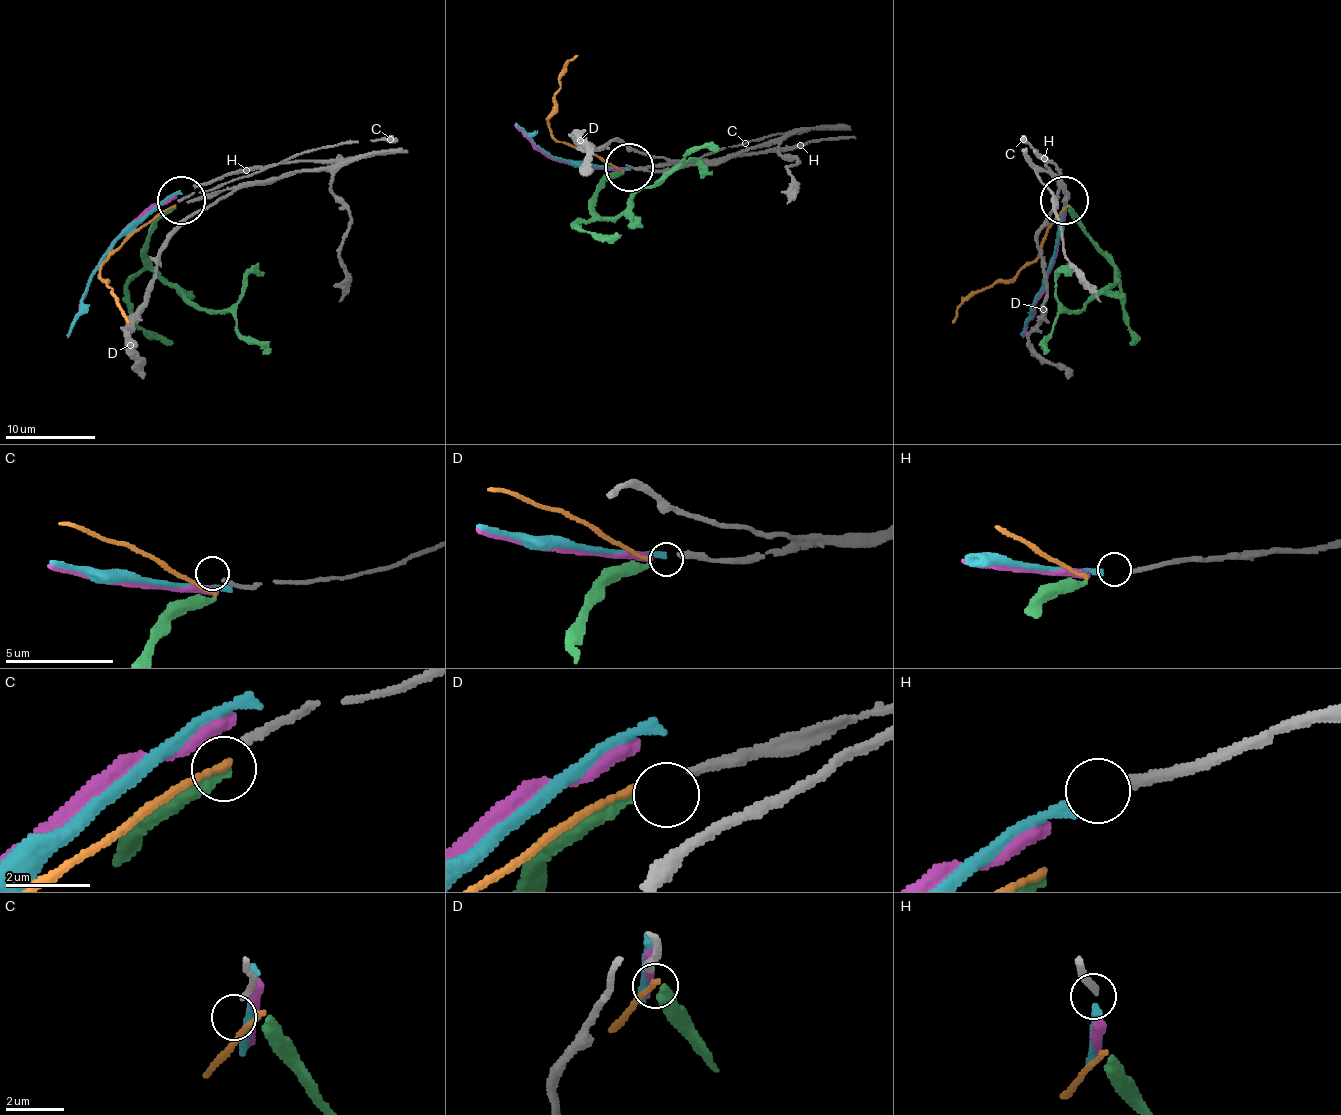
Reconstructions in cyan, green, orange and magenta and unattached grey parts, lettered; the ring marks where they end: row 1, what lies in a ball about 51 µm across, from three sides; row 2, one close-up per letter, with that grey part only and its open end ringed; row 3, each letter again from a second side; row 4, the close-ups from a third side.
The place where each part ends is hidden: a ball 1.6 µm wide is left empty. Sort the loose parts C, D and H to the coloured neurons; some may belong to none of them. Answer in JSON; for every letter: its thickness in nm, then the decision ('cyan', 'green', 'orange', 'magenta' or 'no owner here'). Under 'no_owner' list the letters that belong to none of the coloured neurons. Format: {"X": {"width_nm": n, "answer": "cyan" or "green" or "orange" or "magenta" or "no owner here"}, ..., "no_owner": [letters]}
{"C": {"width_nm": 180, "answer": "no owner here"}, "D": {"width_nm": 280, "answer": "green"}, "H": {"width_nm": 240, "answer": "cyan"}, "no_owner": ["C"]}

